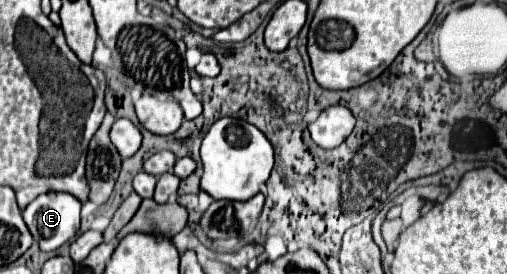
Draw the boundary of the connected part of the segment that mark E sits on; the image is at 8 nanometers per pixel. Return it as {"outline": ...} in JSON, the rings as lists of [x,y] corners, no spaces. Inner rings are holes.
{"outline":[[[68,192],[40,194],[24,208],[24,222],[44,252],[54,252],[80,230],[80,200]]]}

